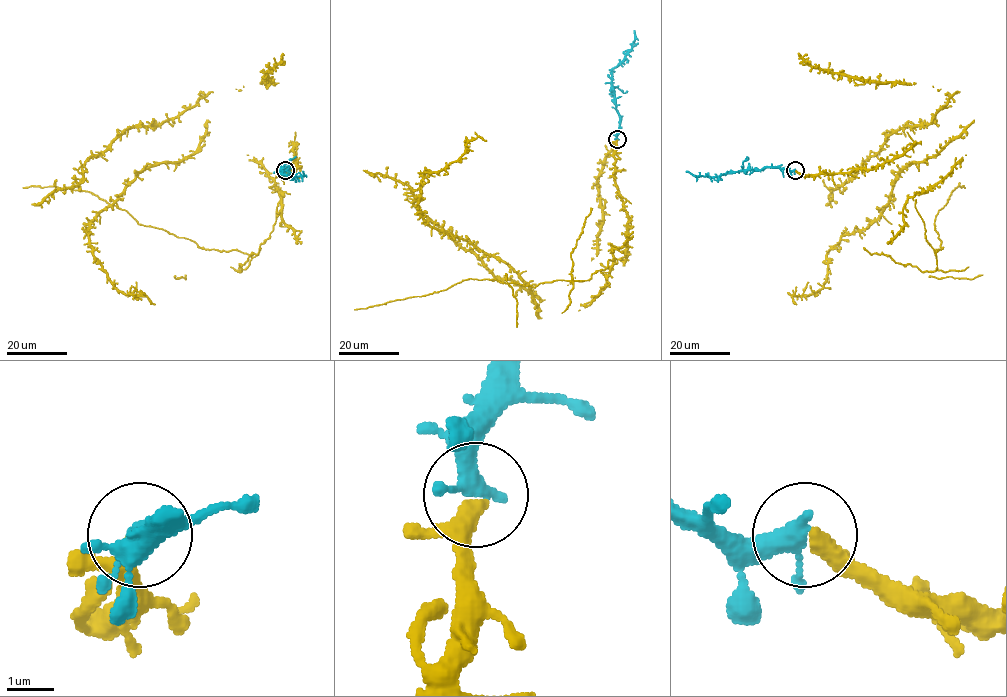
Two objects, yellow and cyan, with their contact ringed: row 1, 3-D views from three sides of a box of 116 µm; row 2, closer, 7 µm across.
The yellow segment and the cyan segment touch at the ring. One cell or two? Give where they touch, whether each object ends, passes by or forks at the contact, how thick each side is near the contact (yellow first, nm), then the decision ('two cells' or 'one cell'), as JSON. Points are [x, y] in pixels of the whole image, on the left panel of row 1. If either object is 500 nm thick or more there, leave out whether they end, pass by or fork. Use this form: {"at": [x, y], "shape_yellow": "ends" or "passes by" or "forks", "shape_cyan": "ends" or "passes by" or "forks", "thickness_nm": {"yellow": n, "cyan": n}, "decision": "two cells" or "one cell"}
{"at": [285, 170], "shape_yellow": "ends", "shape_cyan": "passes by", "thickness_nm": {"yellow": 420, "cyan": 320}, "decision": "one cell"}

